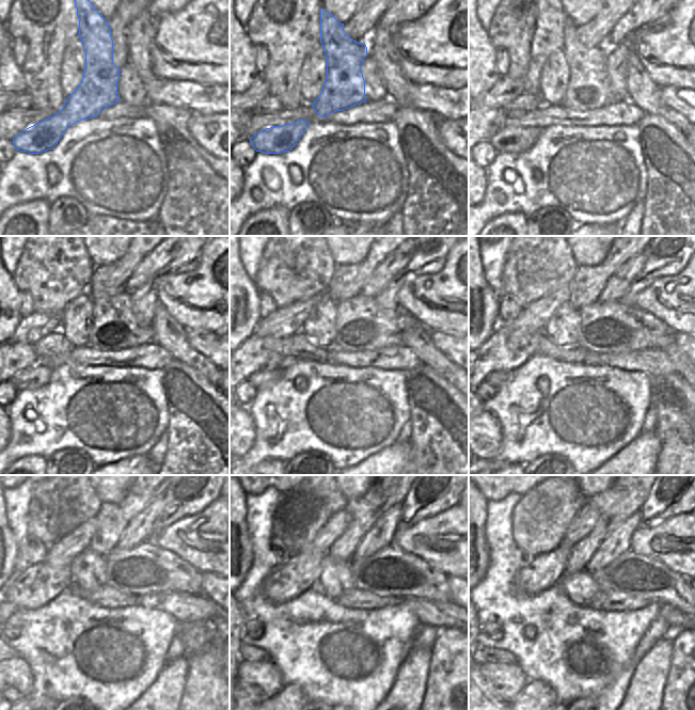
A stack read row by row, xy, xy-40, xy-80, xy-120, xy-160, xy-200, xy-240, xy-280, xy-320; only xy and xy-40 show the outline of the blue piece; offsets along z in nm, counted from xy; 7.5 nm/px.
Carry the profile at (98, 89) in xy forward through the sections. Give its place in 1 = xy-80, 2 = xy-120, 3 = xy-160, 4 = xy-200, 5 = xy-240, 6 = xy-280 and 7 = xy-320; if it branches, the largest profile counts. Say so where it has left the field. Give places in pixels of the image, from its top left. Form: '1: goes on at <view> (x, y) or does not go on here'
1: goes on at xy-80 (589, 88)
2: goes on at xy-120 (115, 327)
3: goes on at xy-160 (362, 325)
4: goes on at xy-200 (611, 327)
5: goes on at xy-240 (145, 569)
6: goes on at xy-280 (391, 571)
7: goes on at xy-320 (633, 574)

